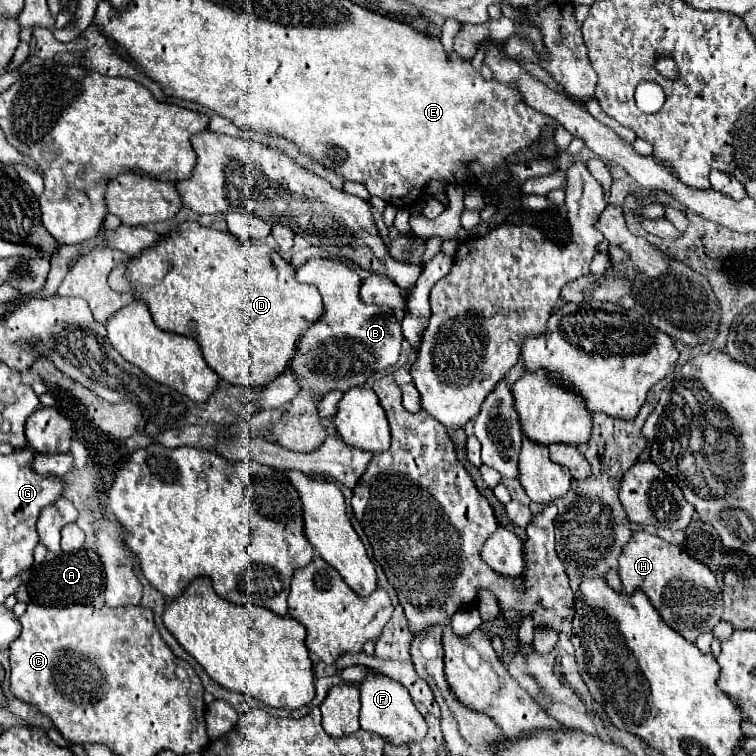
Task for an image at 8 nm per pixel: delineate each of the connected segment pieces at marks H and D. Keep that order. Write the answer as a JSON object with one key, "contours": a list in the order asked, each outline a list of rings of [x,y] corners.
{"contours":[[[[636,533],[624,545],[618,563],[622,589],[626,593],[642,589],[664,623],[688,641],[696,641],[700,633],[712,631],[714,625],[722,621],[722,589],[718,577],[706,565],[692,559],[680,545],[670,545],[648,533],[644,533],[644,537]]],[[[184,223],[180,227],[180,231],[170,233],[168,237],[162,237],[160,243],[156,243],[154,247],[146,249],[138,259],[132,259],[128,265],[120,265],[110,273],[110,287],[116,291],[128,291],[130,287],[138,291],[138,297],[144,299],[148,303],[150,315],[154,319],[154,323],[162,329],[162,331],[172,331],[178,335],[188,335],[192,339],[196,339],[202,345],[202,353],[206,363],[230,385],[246,385],[246,387],[264,387],[270,381],[274,381],[274,377],[280,377],[284,373],[290,371],[290,365],[294,361],[294,355],[298,351],[298,341],[302,337],[302,333],[306,333],[306,329],[310,325],[314,325],[314,321],[318,321],[318,317],[322,315],[322,299],[320,293],[312,287],[312,285],[304,285],[298,283],[294,277],[296,269],[280,255],[276,253],[272,247],[262,245],[262,243],[242,243],[238,237],[230,235],[230,233],[220,233],[216,229],[208,229],[202,227],[198,223]]]]}

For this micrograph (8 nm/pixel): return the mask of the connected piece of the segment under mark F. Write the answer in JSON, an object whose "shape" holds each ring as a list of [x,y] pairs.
{"shape":[[[368,669],[368,675],[364,677],[364,681],[360,683],[360,727],[364,731],[372,731],[378,733],[382,737],[386,737],[386,741],[394,743],[394,745],[404,745],[404,743],[412,743],[418,741],[426,735],[426,721],[424,717],[418,713],[418,709],[412,703],[410,693],[406,693],[406,687],[400,685],[398,681],[376,673],[374,669]]]}

